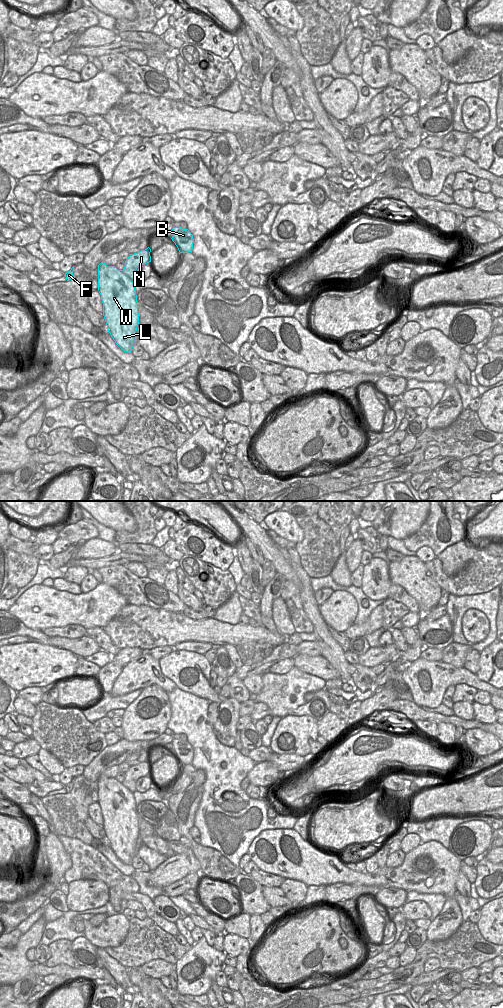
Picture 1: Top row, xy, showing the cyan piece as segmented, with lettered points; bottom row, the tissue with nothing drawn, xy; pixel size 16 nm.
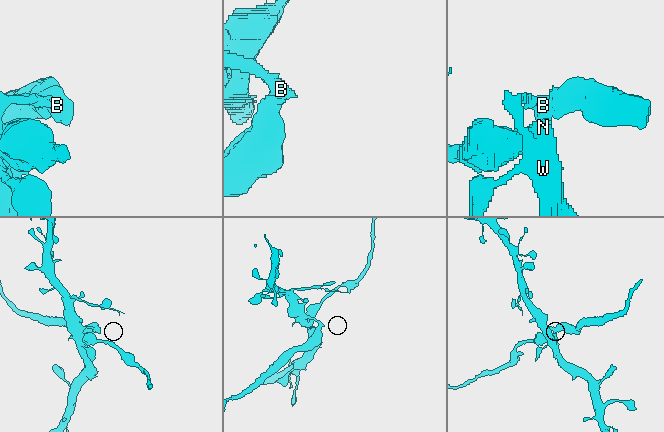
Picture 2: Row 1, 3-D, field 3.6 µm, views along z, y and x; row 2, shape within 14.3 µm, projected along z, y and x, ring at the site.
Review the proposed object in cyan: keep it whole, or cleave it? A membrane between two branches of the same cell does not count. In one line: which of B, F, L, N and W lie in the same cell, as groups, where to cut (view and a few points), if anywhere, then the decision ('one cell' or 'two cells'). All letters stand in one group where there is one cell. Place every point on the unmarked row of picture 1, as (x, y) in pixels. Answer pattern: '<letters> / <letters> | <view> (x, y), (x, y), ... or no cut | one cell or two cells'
B F L W / N | xy (130, 767), (134, 768), (135, 775), (141, 776) | two cells

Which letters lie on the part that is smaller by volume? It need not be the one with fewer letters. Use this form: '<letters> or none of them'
N

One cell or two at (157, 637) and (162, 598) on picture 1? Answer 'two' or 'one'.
two

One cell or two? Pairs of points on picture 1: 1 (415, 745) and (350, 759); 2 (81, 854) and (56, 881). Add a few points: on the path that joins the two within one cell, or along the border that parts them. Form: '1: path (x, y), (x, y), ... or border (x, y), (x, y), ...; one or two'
1: path (399, 745), (366, 756); one
2: border (64, 849), (69, 855), (71, 866), (63, 876); two

